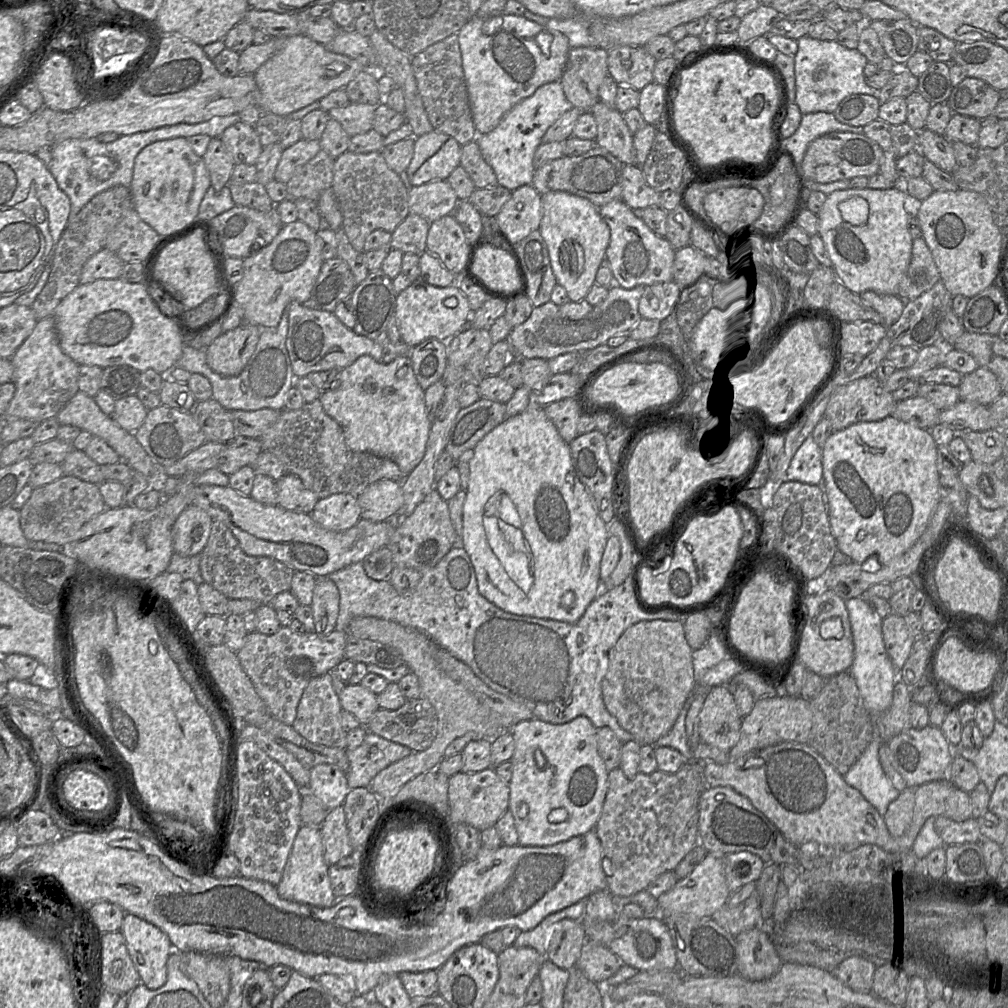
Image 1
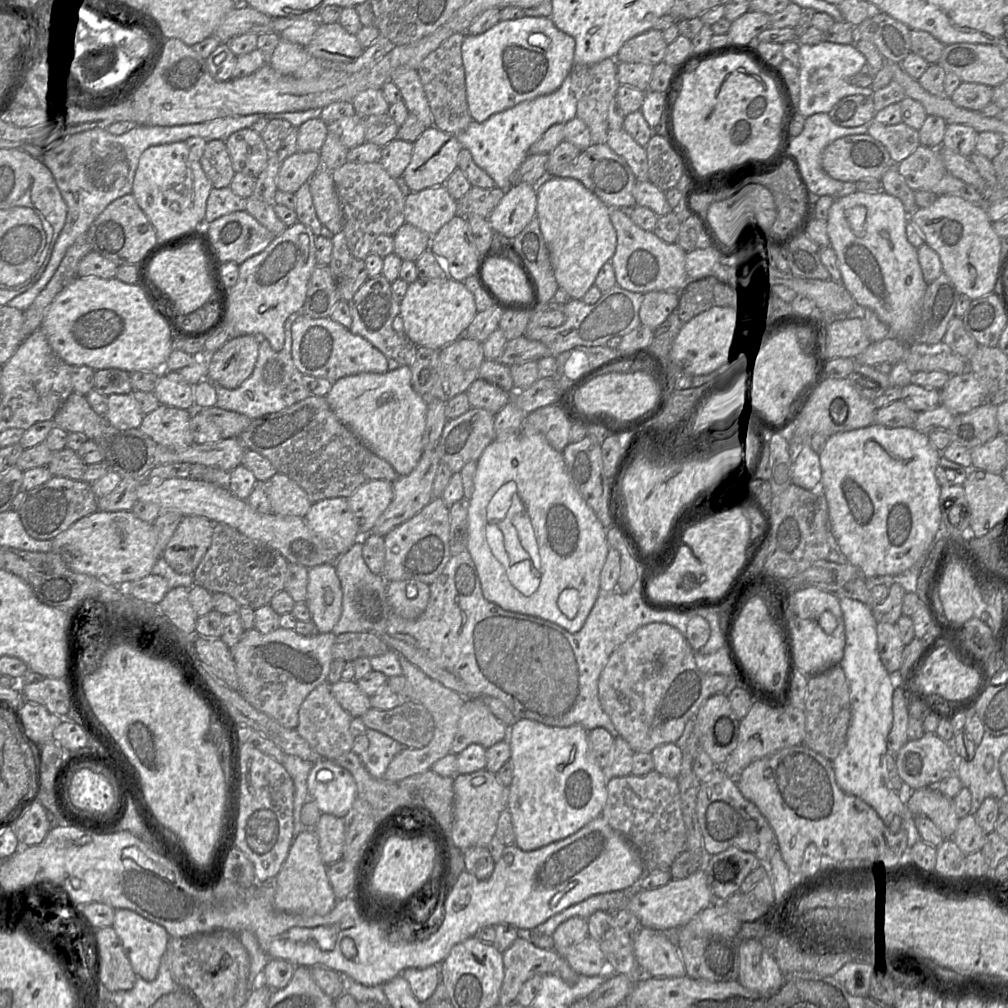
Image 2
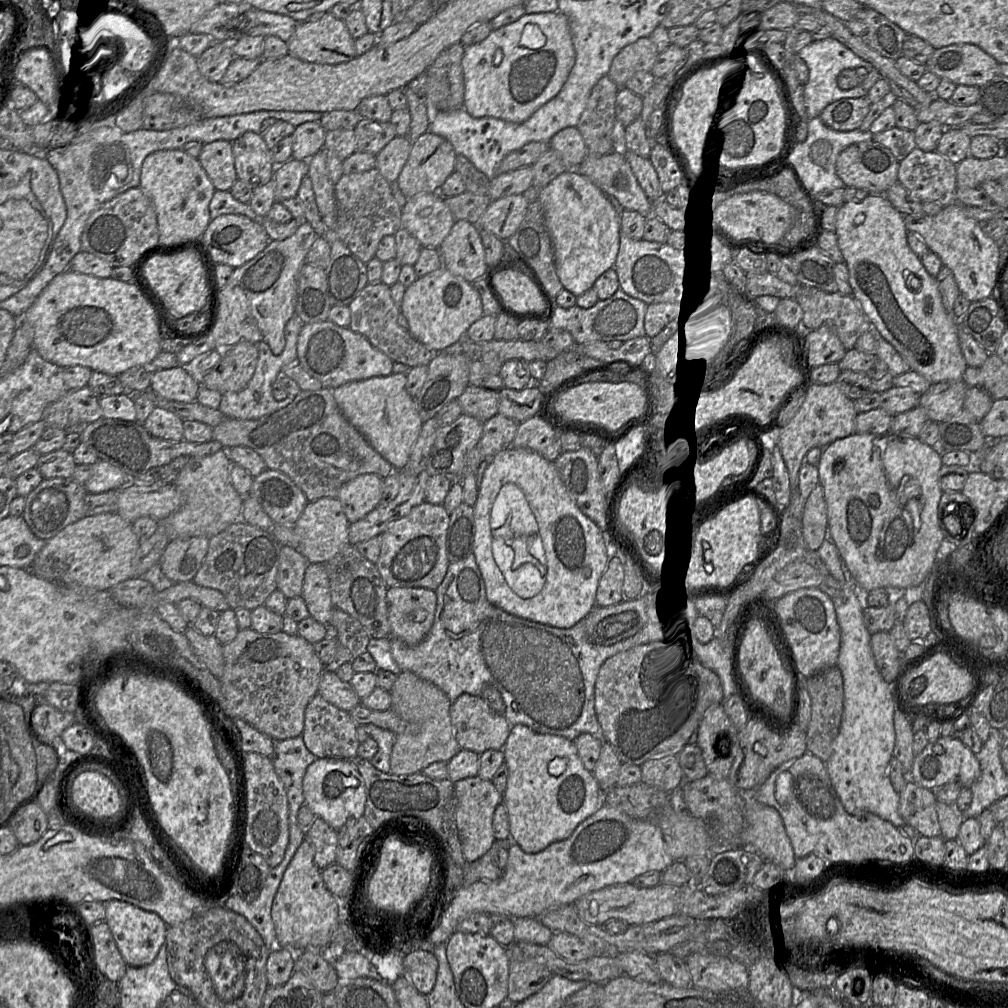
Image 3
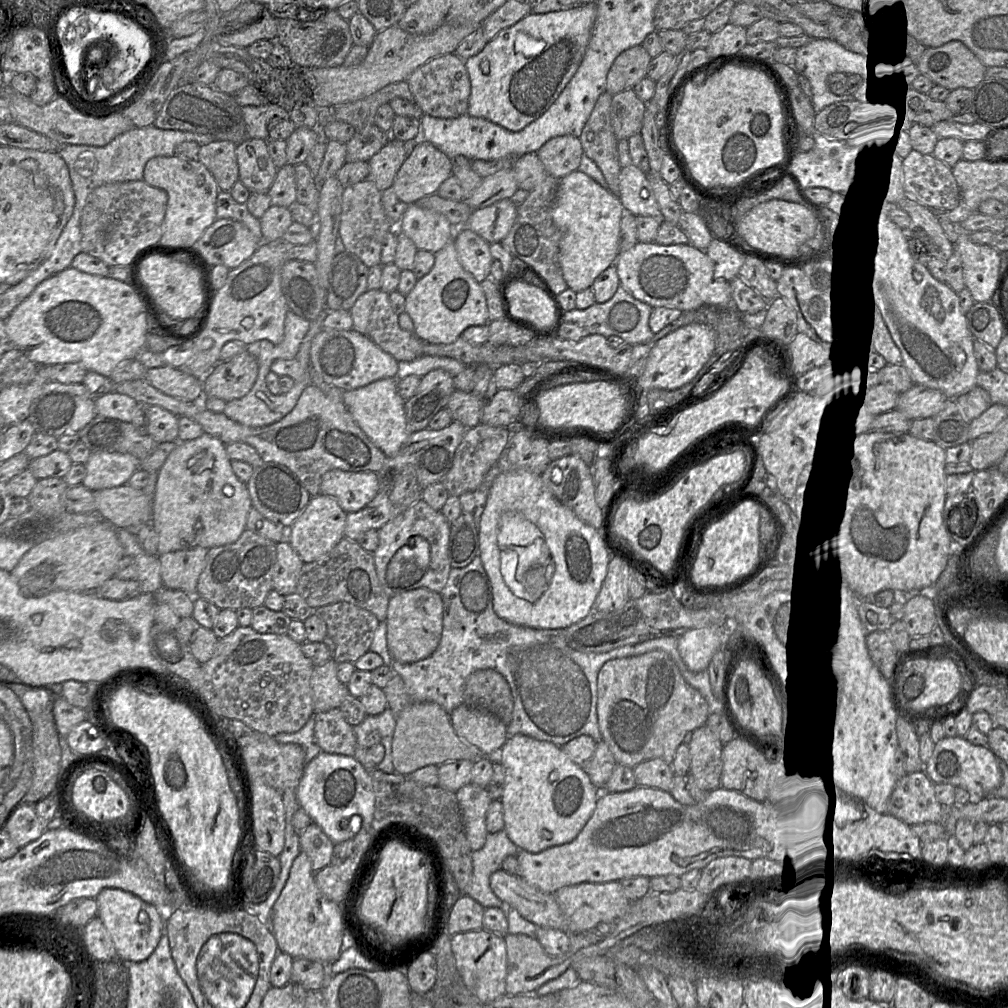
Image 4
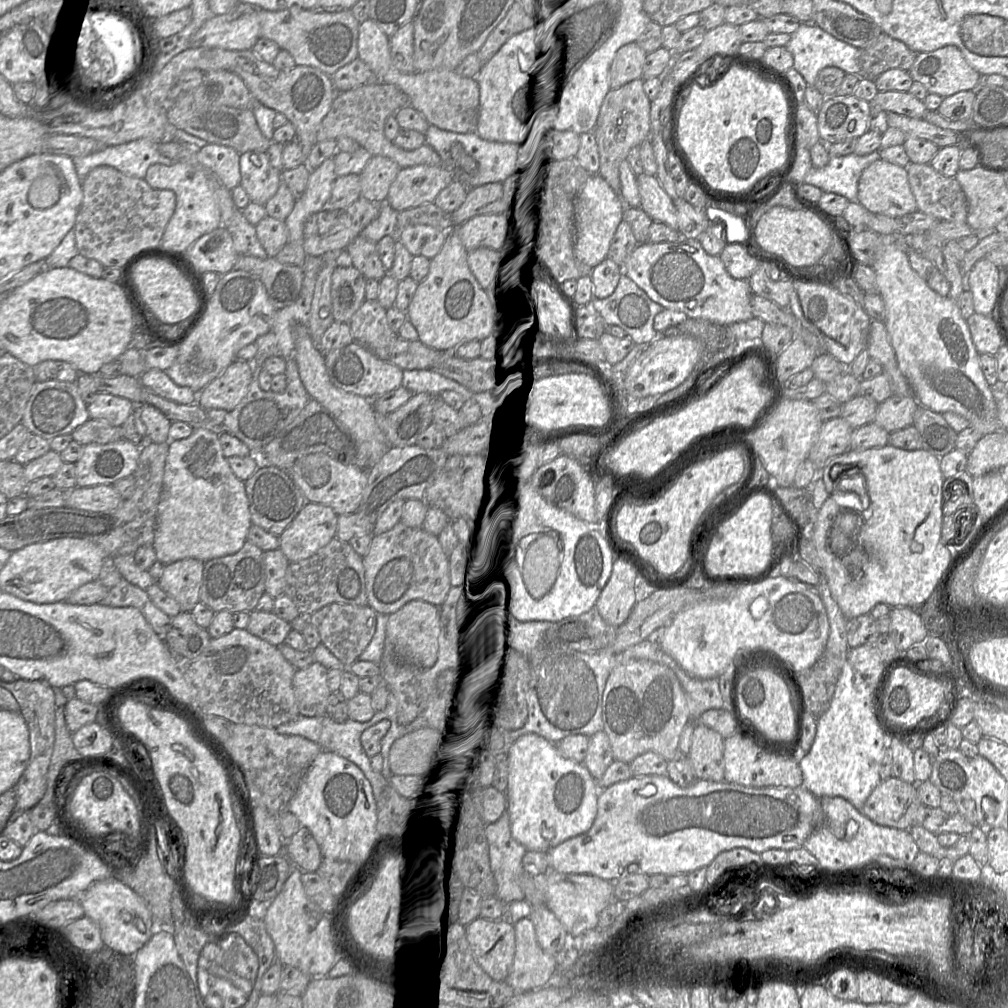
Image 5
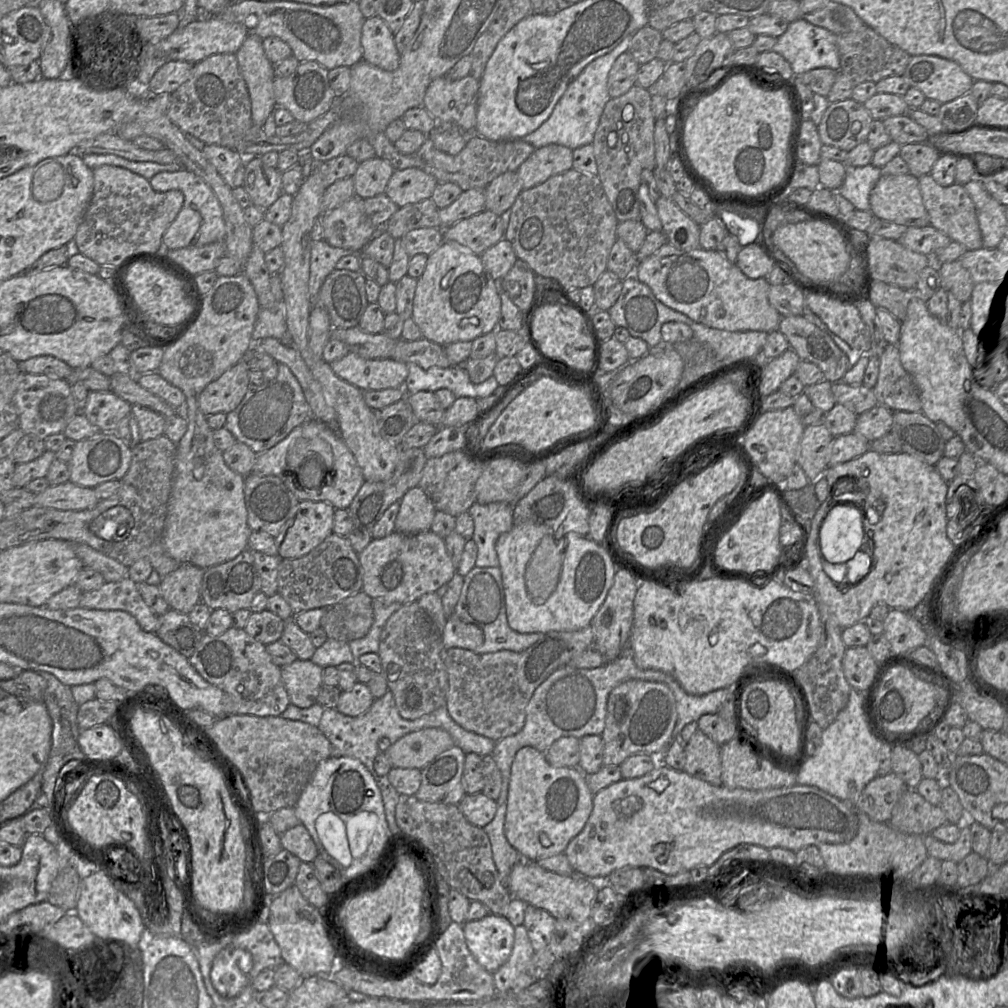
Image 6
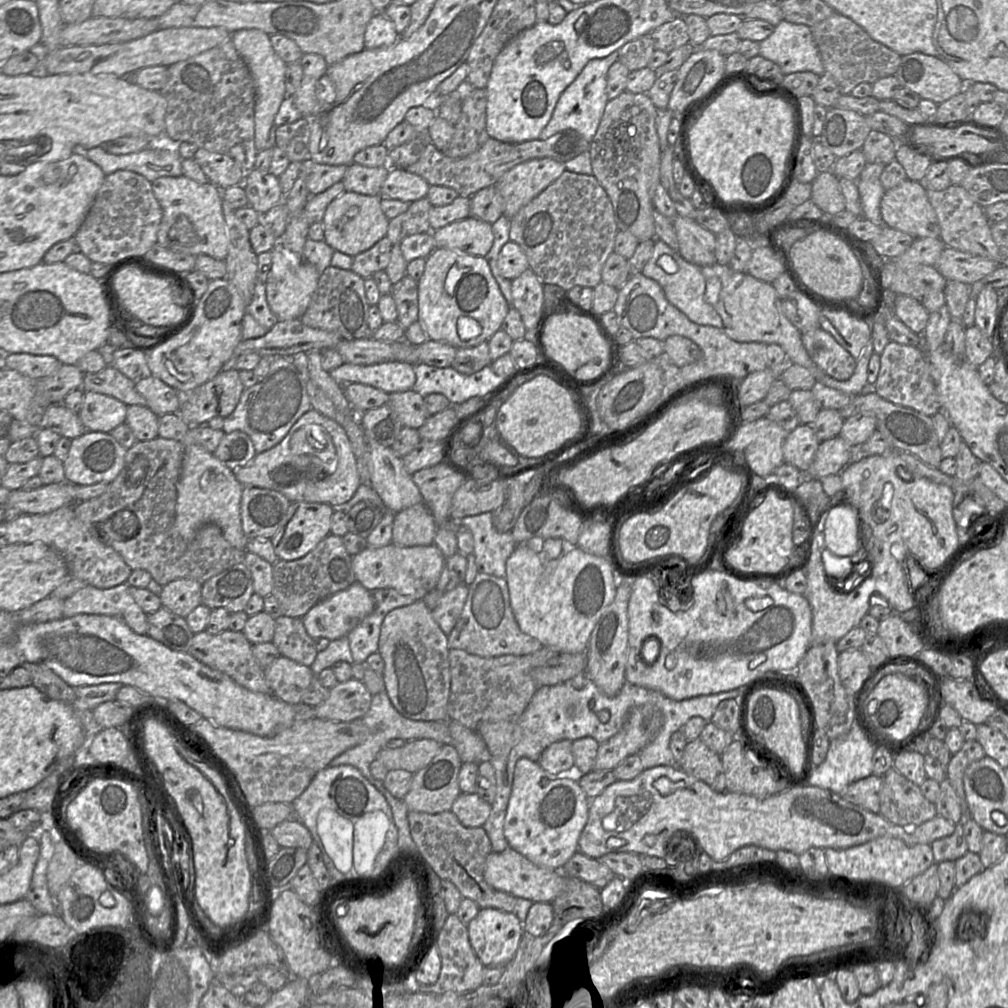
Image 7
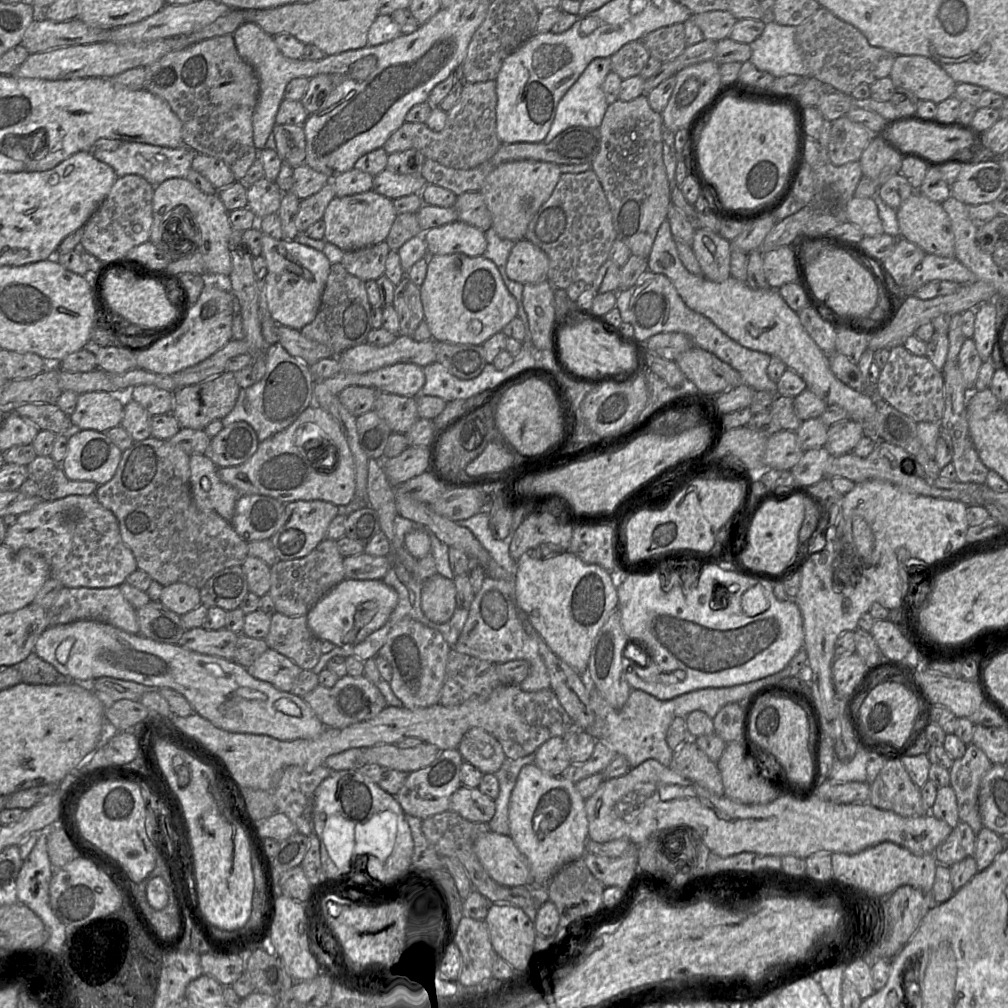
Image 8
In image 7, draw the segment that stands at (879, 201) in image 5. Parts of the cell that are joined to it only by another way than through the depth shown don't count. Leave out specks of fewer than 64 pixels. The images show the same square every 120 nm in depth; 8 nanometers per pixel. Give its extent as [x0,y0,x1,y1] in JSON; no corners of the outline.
[880,179,940,238]

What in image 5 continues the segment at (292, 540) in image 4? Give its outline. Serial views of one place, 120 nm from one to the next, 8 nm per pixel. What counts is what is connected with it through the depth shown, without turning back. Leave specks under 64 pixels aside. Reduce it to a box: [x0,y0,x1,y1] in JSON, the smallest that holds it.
[279,502,338,563]

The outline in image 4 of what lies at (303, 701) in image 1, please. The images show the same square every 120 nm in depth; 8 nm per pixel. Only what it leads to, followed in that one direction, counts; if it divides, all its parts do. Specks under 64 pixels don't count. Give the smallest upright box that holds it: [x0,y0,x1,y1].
[314,708,357,756]

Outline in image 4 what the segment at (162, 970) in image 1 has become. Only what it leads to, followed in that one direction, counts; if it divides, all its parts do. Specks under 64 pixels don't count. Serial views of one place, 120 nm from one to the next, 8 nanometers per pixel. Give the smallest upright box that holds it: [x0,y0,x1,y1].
[95,888,164,962]

